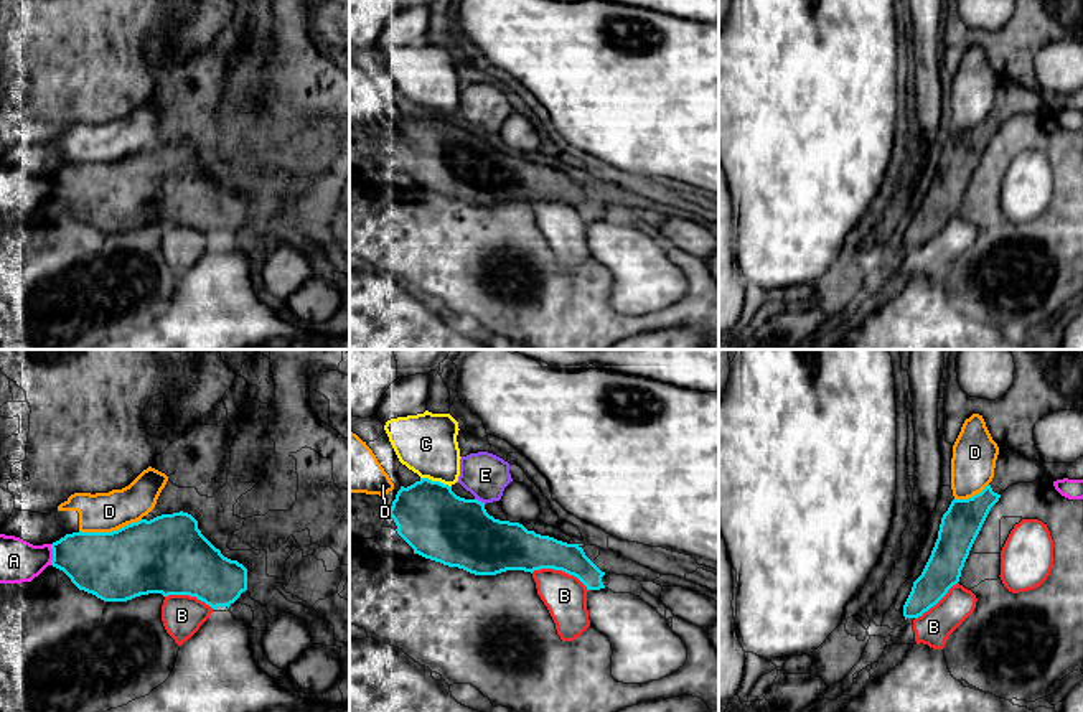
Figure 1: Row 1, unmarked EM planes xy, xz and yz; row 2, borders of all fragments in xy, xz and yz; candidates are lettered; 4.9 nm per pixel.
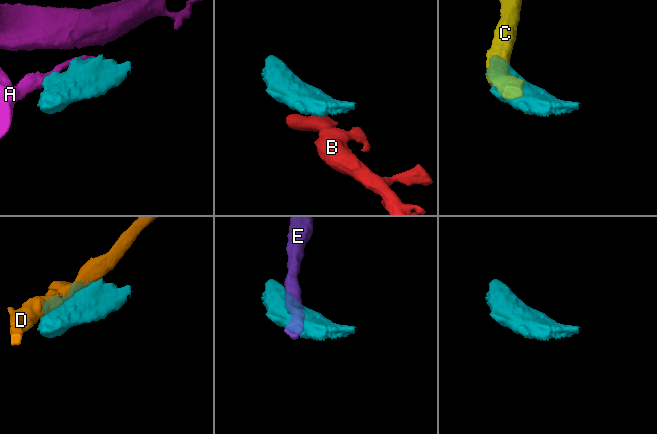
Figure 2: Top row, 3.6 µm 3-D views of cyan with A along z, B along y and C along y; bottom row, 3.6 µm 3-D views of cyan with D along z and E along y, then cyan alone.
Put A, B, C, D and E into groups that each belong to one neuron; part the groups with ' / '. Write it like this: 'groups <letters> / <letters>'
groups A / B / C / D / E

